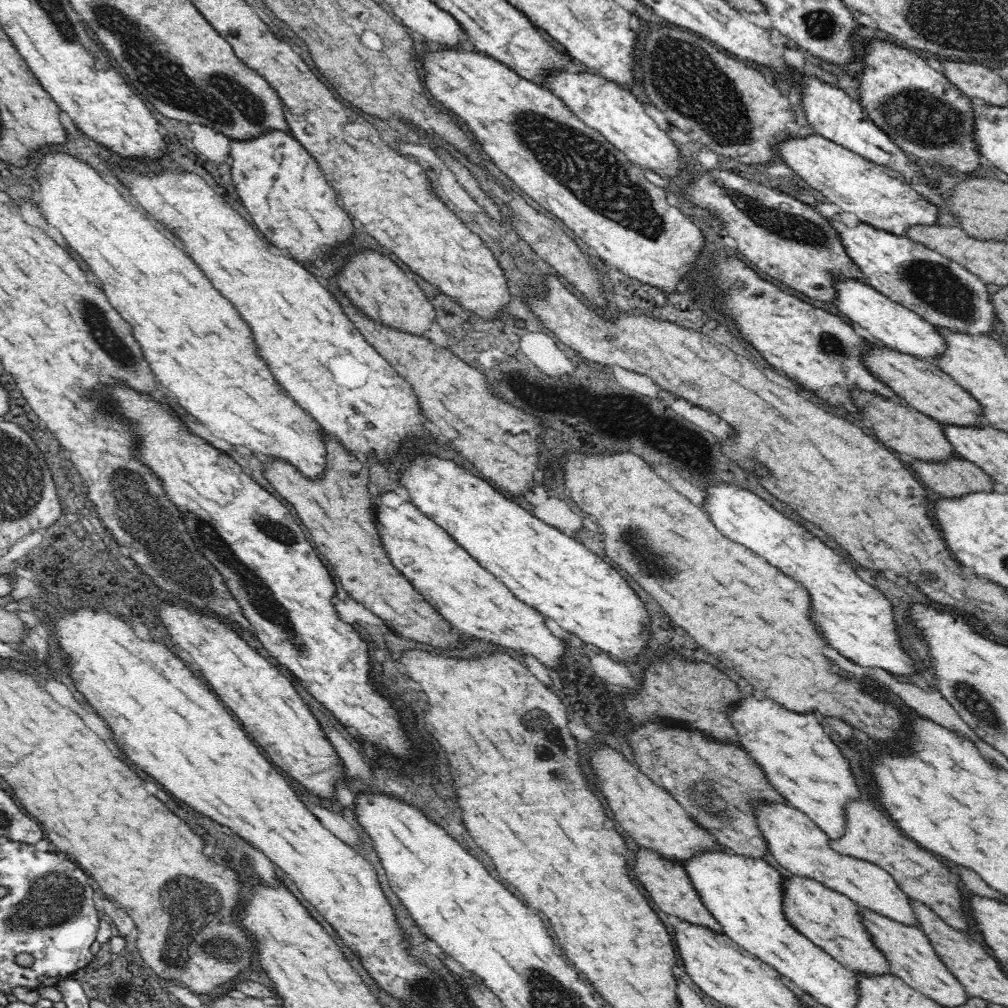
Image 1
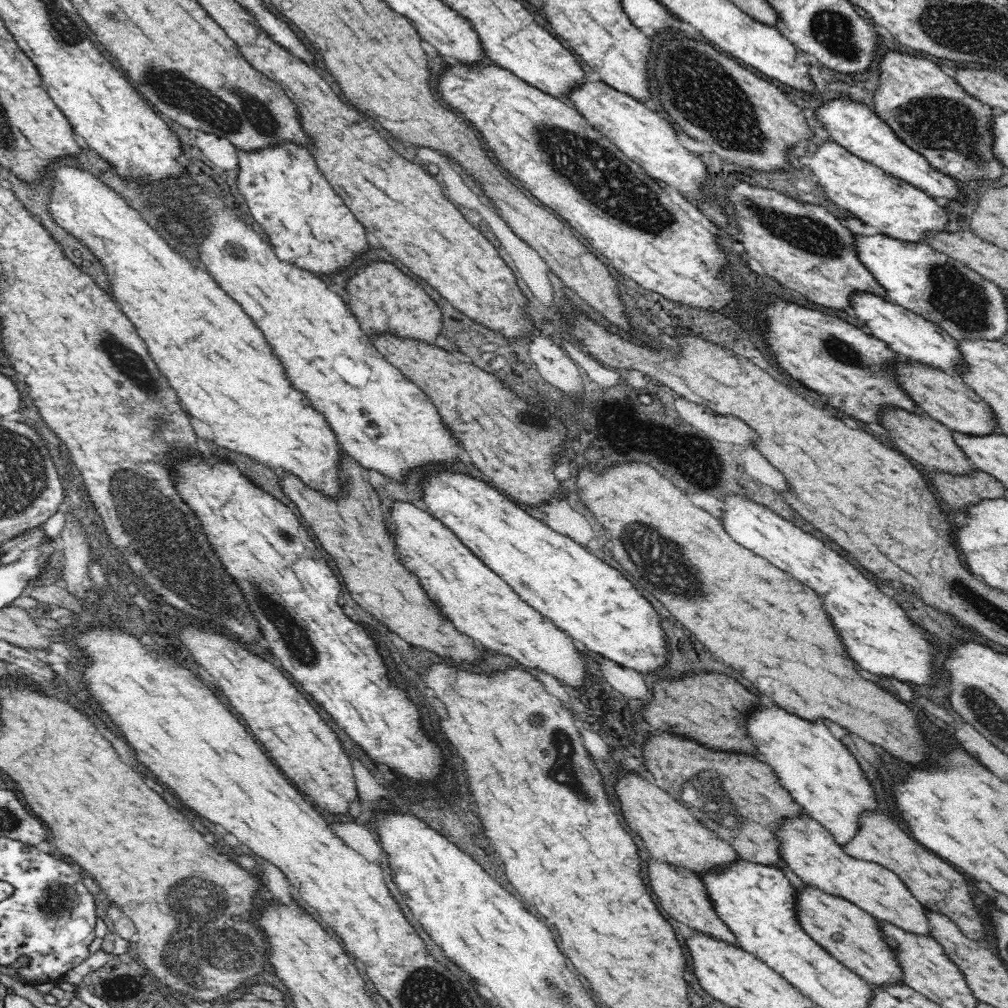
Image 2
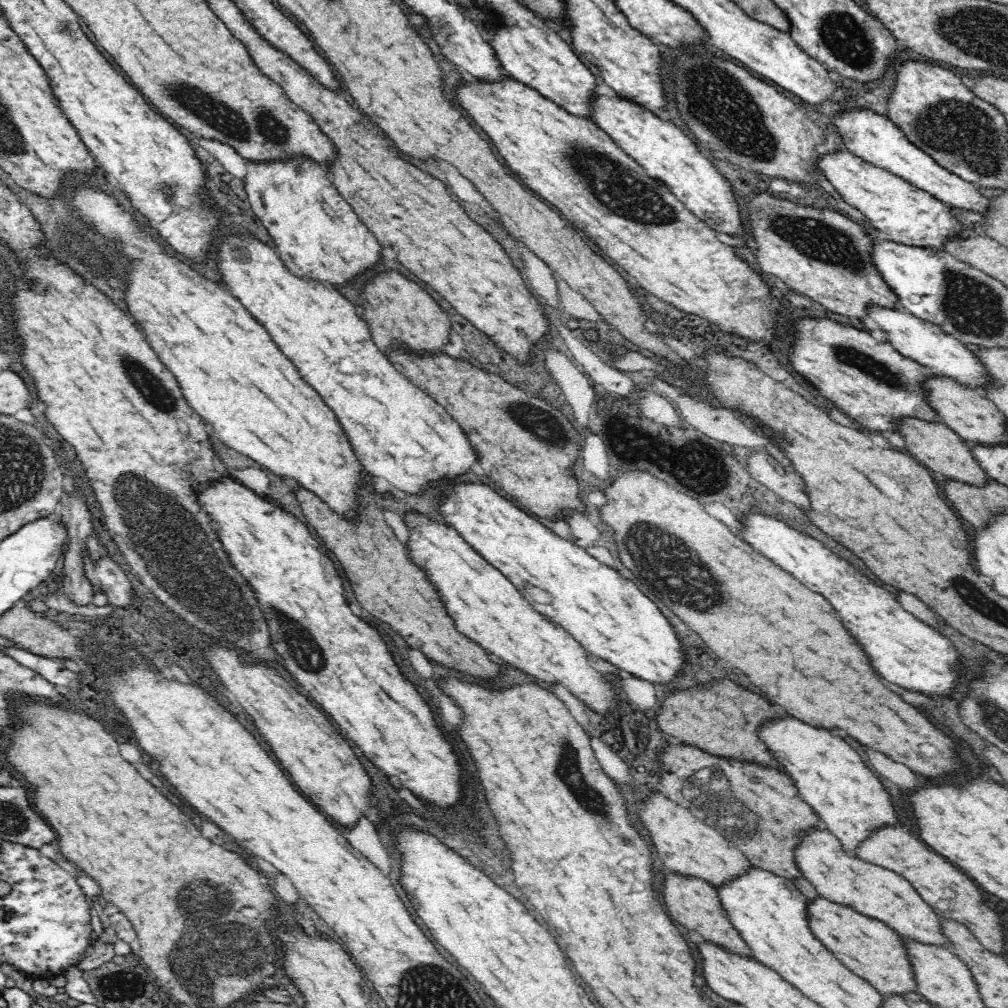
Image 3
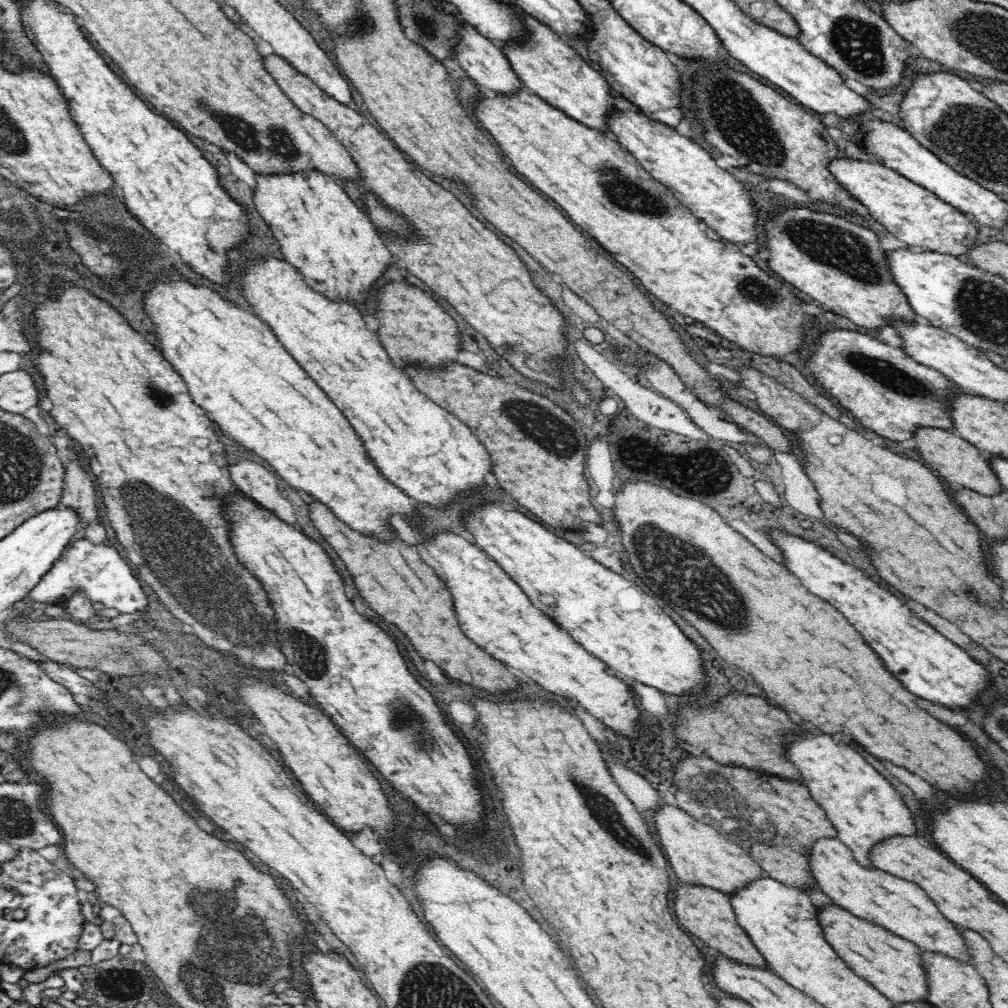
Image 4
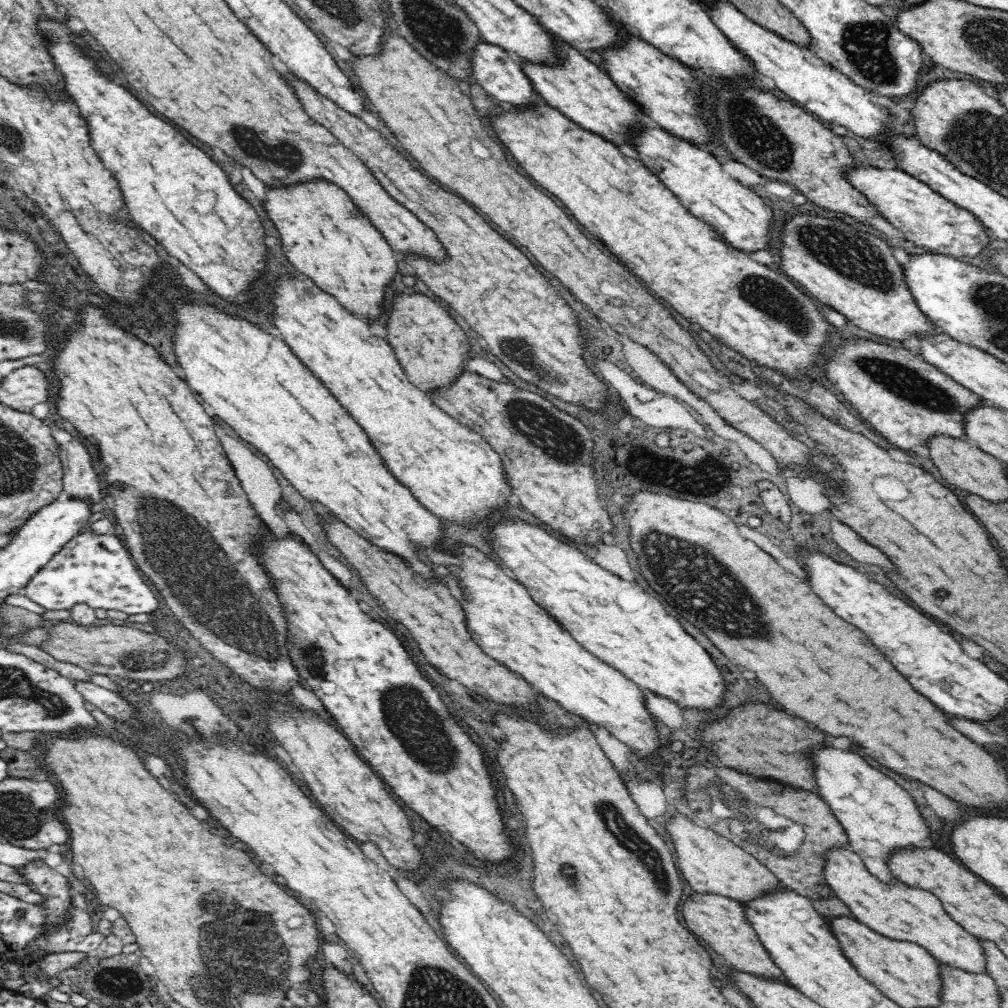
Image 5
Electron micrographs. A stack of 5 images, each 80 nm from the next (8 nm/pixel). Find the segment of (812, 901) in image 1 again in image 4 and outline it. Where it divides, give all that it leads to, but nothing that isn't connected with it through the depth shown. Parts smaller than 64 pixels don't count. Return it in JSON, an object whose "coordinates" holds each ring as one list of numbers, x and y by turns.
{"coordinates":[[836,904,816,907,818,925,836,955,858,976,876,987,890,1001,927,1001,928,983,917,944,886,930,883,926,859,918]]}

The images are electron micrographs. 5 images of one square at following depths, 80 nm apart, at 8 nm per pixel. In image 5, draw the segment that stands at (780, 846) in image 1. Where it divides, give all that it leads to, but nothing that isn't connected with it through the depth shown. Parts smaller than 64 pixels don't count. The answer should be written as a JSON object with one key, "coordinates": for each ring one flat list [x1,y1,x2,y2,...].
{"coordinates":[[833,847,824,852,824,877,826,885,834,896,849,909,852,917,870,929,904,942,915,942,924,947,935,959,966,972,986,973,984,951,978,939,960,923,954,921,942,907,936,895,904,884,892,878,890,882,870,874,862,859,848,847]]}

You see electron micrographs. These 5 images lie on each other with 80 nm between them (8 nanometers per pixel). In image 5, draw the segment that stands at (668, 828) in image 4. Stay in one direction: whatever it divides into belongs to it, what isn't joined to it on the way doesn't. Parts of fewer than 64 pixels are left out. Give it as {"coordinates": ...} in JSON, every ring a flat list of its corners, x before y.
{"coordinates":[[686,811,672,814,663,826,669,834,667,840,670,840,676,853,678,872,691,891,721,894,738,902,746,902,781,884,756,857,695,821]]}

